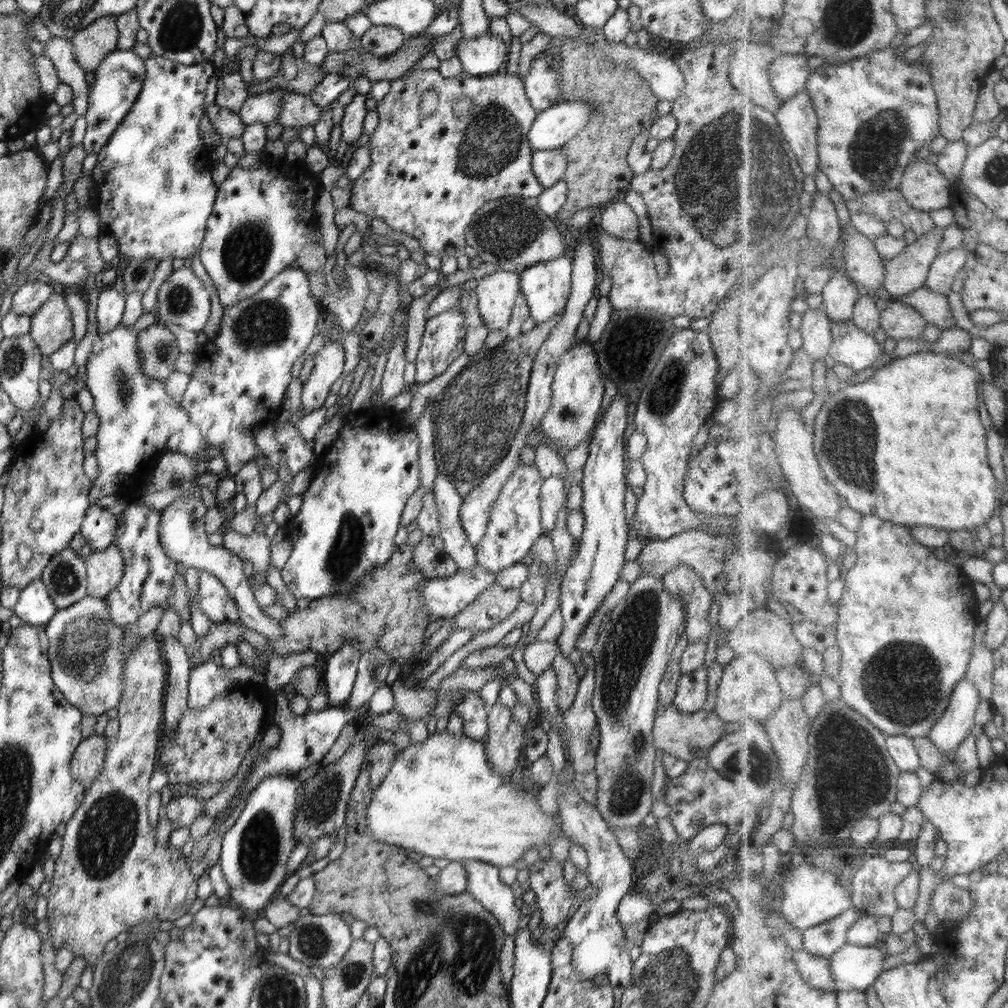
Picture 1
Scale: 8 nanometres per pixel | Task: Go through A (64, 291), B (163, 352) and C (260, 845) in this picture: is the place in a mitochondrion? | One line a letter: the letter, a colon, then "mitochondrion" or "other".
A: other
B: mitochondrion
C: mitochondrion

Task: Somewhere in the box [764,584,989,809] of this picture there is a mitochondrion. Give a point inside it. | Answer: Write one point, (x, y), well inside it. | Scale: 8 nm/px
(902, 681)

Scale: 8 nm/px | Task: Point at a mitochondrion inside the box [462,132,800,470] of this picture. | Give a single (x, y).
(504, 231)

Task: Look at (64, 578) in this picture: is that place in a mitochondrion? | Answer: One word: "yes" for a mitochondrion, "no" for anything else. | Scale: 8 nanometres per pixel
yes

